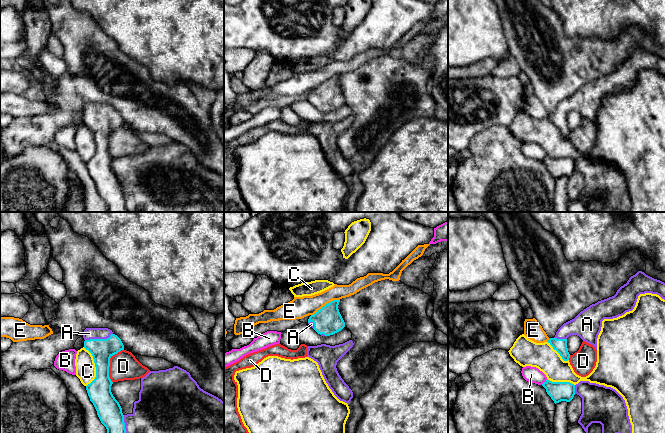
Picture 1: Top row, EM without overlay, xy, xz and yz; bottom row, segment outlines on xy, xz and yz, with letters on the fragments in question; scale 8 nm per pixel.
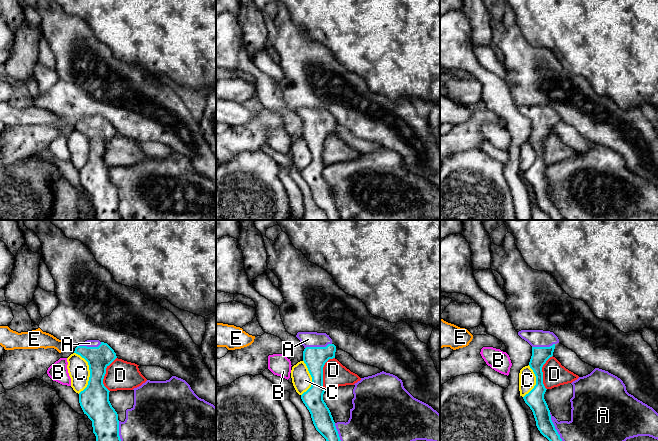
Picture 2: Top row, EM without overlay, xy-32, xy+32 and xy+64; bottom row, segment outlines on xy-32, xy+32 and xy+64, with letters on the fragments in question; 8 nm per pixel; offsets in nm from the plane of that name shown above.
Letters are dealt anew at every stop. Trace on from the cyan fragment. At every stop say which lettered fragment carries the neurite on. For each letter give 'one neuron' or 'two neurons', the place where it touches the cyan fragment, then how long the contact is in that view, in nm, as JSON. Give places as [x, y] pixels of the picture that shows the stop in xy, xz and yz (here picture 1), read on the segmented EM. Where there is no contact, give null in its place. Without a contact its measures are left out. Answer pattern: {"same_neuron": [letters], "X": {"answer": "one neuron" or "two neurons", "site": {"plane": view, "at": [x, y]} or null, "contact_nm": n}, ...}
{"same_neuron": ["A"], "A": {"answer": "one neuron", "site": {"plane": "xy", "at": [98, 339]}, "contact_nm": 240}, "B": {"answer": "two neurons", "site": {"plane": "yz", "at": [544, 382]}, "contact_nm": 70}, "C": {"answer": "two neurons", "site": {"plane": "xy", "at": [95, 366]}, "contact_nm": 320}, "D": {"answer": "two neurons", "site": {"plane": "xy", "at": [109, 364]}, "contact_nm": 280}, "E": {"answer": "two neurons", "site": {"plane": "xz", "at": [326, 304]}, "contact_nm": 260}}

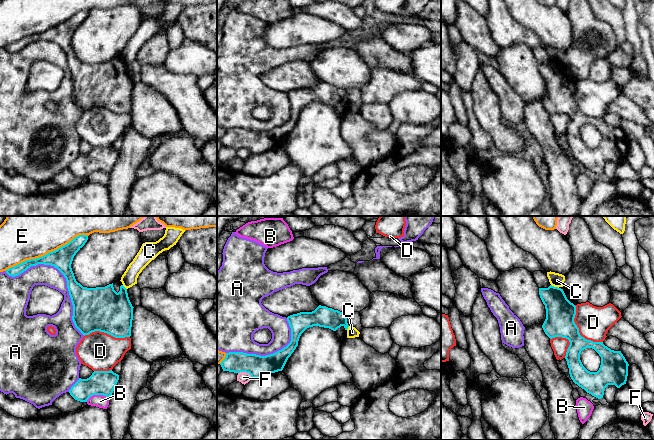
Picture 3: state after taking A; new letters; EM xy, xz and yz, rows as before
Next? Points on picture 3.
{"same_neuron": [], "A": {"answer": "two neurons", "site": {"plane": "xy", "at": [64, 276]}, "contact_nm": 800}, "B": {"answer": "two neurons", "site": {"plane": "xy", "at": [97, 394]}, "contact_nm": 190}, "C": {"answer": "two neurons", "site": {"plane": "yz", "at": [555, 287]}, "contact_nm": 70}, "D": {"answer": "two neurons", "site": {"plane": "yz", "at": [578, 331]}, "contact_nm": 380}, "E": {"answer": "two neurons", "site": {"plane": "xy", "at": [46, 254]}, "contact_nm": 700}, "F": {"answer": "two neurons", "site": {"plane": "xz", "at": [245, 371]}, "contact_nm": 130}}

